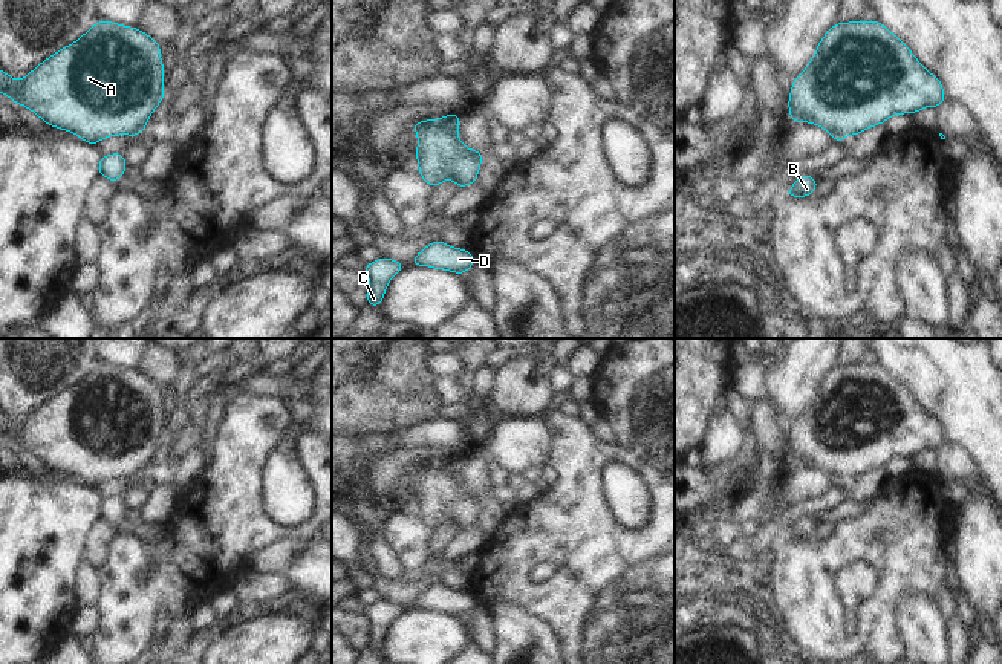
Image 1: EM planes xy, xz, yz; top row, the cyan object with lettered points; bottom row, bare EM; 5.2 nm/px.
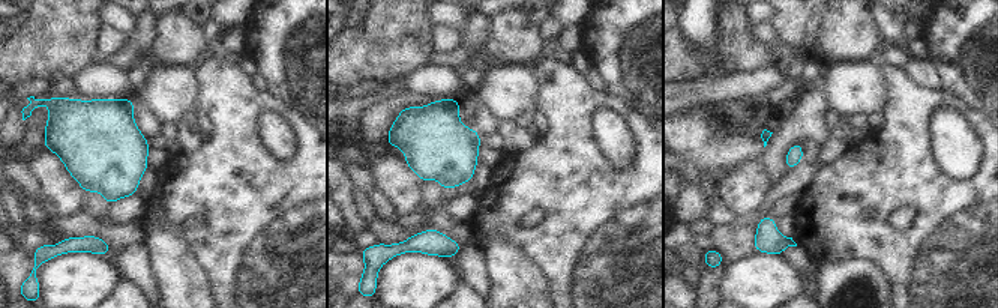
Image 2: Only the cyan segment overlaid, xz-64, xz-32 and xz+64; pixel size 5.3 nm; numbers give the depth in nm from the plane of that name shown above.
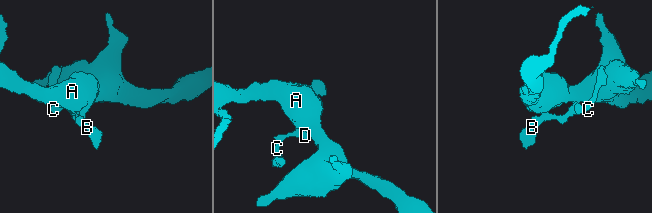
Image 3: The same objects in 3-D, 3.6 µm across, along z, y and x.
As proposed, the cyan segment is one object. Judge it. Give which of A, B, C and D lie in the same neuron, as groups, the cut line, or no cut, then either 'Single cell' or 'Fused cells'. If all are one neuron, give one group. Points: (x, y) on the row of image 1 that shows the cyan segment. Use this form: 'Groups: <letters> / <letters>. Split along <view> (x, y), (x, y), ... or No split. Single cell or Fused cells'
Groups: A / B C D. Split along xz (476, 150), (476, 155), (481, 158). Fused cells.

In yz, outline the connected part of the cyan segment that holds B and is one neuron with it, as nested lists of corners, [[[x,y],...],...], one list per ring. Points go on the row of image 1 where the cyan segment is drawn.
[[[811,174],[800,176],[788,190],[785,196],[792,197],[806,197],[815,193],[818,179],[814,179]]]

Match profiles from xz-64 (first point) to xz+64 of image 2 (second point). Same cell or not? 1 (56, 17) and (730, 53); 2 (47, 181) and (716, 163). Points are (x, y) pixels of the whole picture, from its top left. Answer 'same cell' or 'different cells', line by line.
1: same cell
2: different cells

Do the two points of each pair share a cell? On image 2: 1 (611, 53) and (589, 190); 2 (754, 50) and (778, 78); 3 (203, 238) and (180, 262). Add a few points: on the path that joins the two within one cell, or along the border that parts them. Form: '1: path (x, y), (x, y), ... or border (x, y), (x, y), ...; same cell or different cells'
1: border (604, 90), (635, 110); different cells
2: border (770, 63), (752, 71), (736, 71), (733, 74); different cells
3: border (183, 229), (191, 254), (207, 281); different cells

